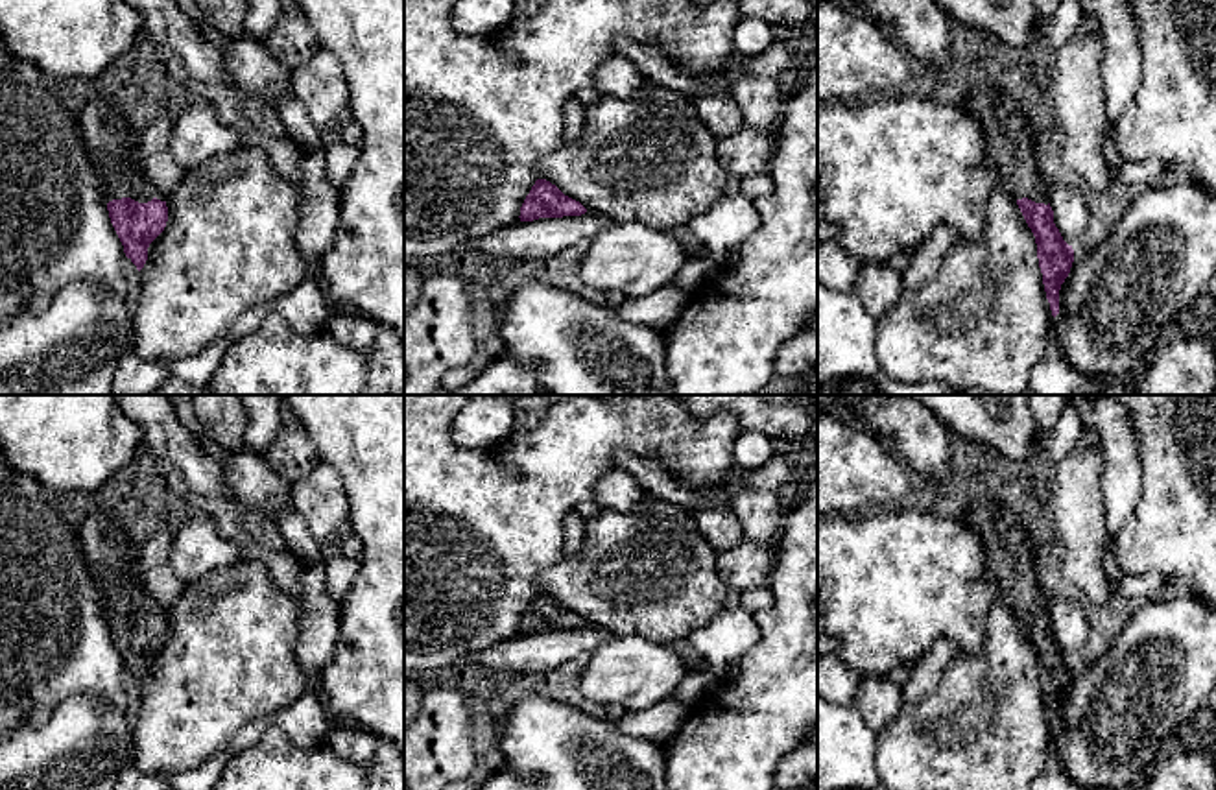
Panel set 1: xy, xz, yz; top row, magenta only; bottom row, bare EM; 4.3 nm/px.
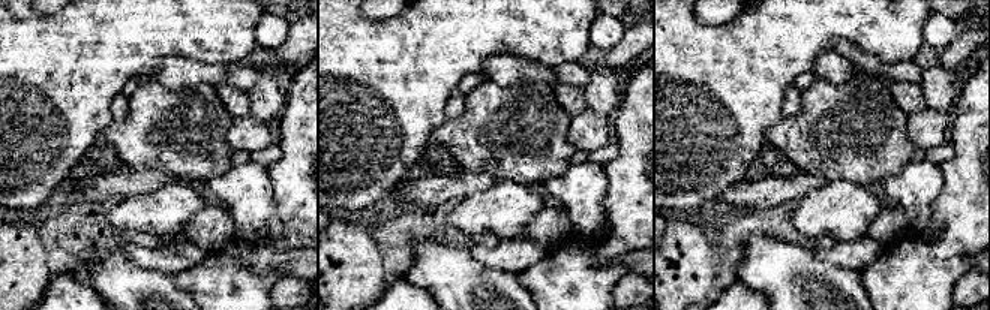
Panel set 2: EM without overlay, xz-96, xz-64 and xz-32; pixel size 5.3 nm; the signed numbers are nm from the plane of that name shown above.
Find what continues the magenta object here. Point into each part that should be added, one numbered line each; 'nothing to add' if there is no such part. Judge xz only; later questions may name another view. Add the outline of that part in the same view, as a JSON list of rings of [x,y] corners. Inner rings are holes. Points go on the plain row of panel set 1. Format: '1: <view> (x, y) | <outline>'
nothing to add

